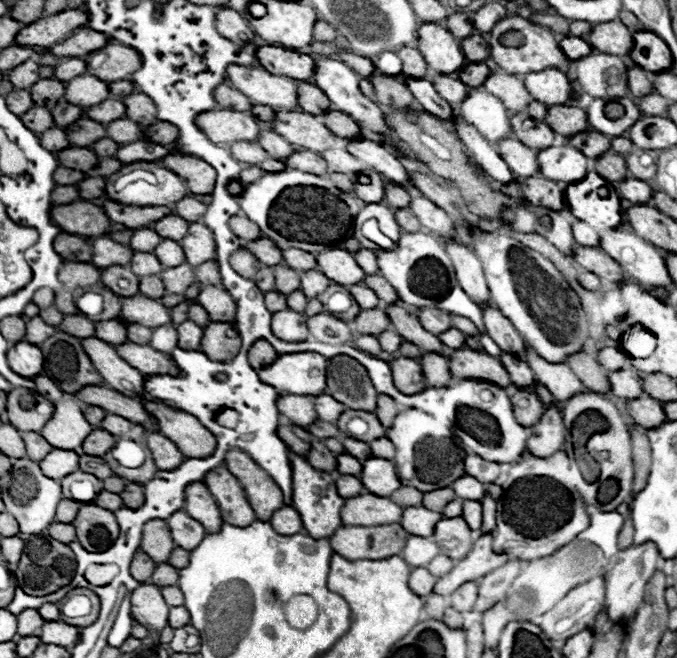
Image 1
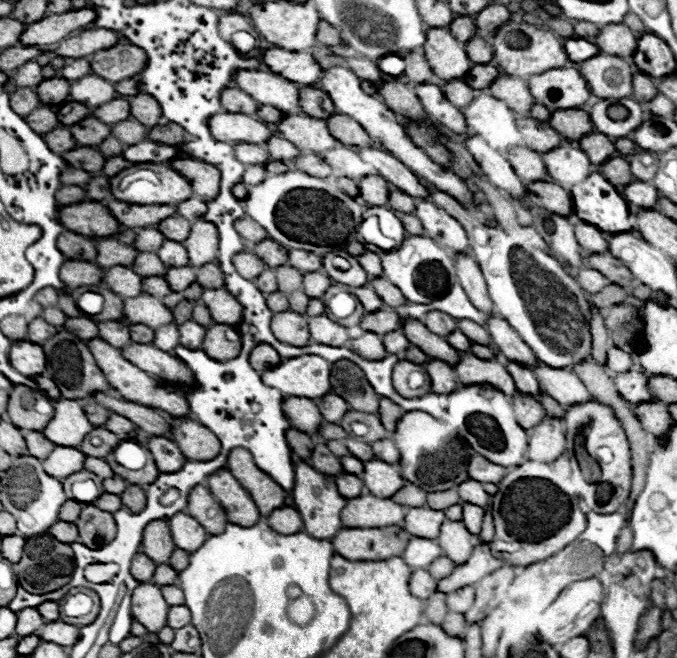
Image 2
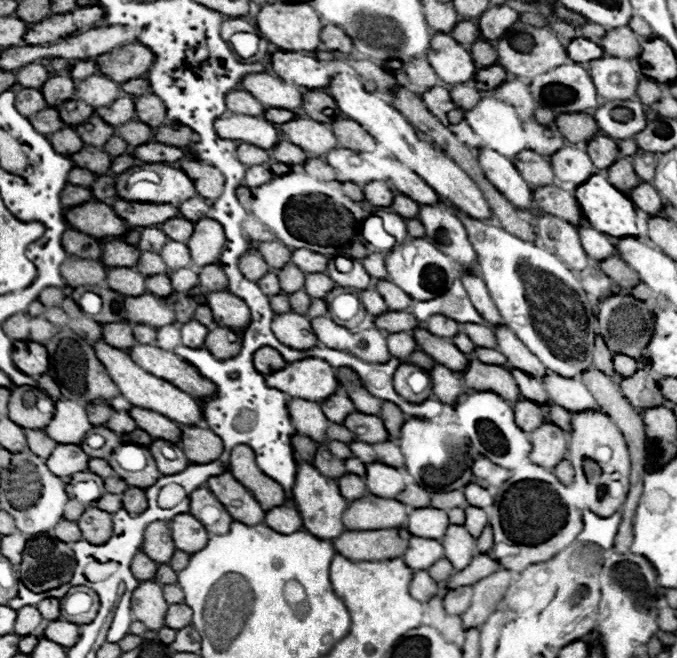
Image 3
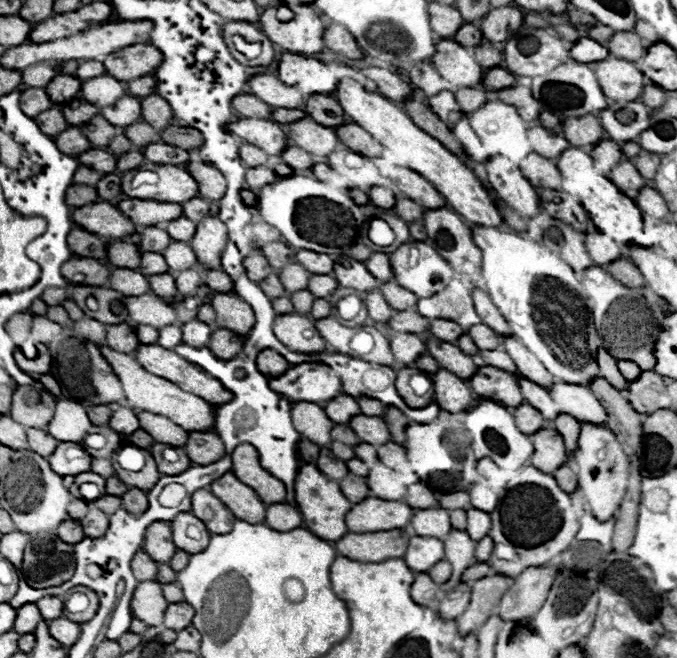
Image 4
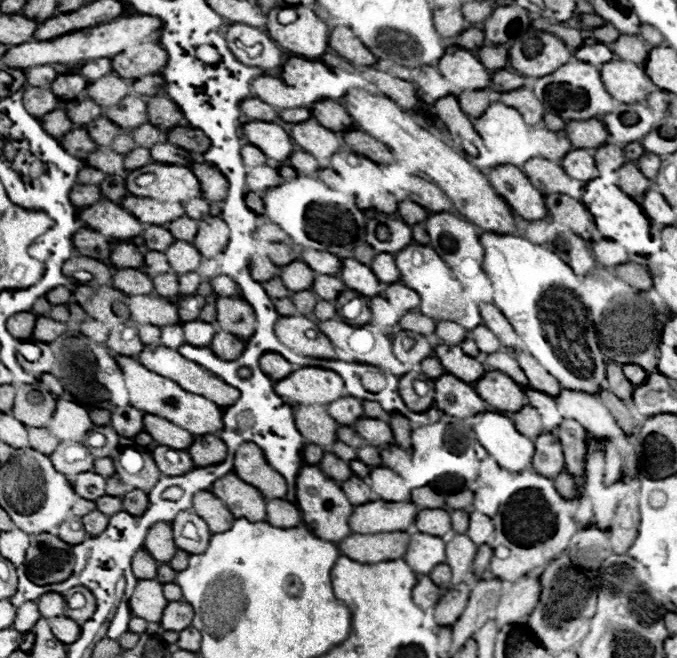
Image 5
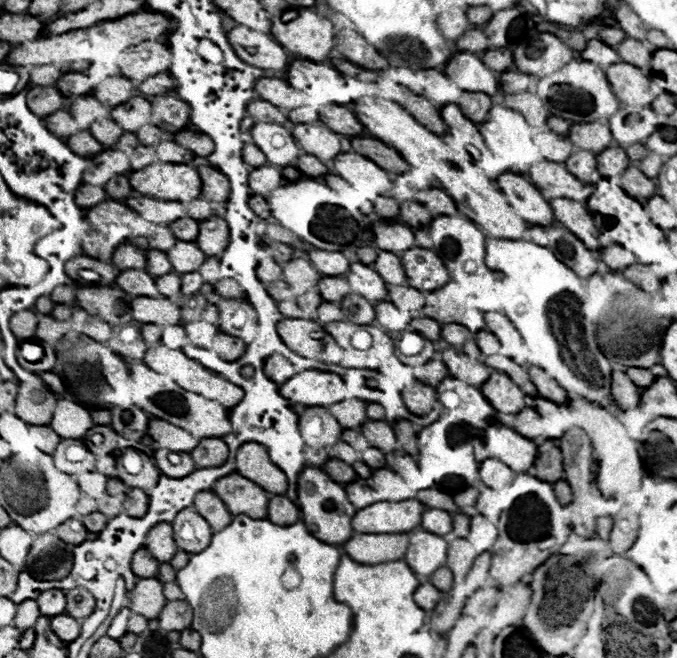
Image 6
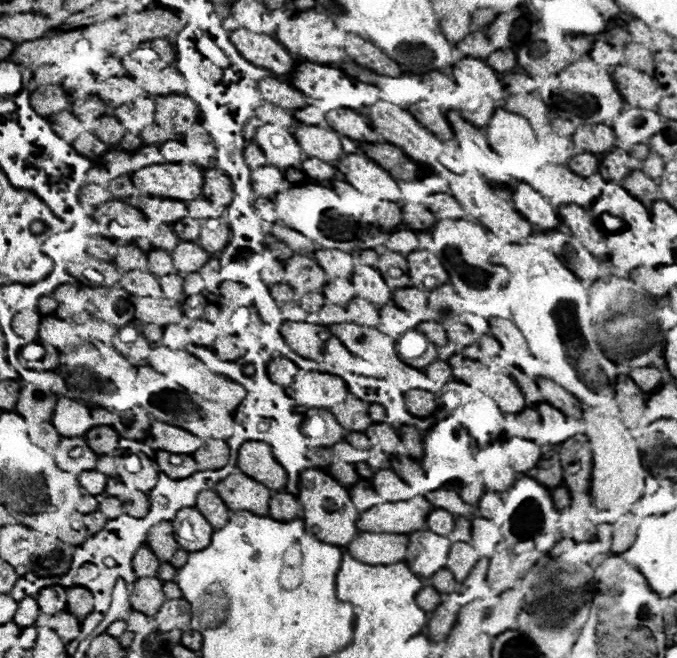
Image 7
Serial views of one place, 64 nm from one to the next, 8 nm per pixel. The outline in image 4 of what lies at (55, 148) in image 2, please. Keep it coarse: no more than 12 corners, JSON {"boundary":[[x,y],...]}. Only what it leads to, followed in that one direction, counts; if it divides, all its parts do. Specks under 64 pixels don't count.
{"boundary":[[68,126],[54,138],[60,152],[76,156],[92,144],[76,126]]}

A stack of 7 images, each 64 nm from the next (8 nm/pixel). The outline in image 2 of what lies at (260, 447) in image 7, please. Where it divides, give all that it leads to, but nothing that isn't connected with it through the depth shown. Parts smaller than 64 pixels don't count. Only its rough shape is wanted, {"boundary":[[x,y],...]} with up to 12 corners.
{"boundary":[[246,448],[226,468],[248,490],[262,518],[284,506],[284,490]]}

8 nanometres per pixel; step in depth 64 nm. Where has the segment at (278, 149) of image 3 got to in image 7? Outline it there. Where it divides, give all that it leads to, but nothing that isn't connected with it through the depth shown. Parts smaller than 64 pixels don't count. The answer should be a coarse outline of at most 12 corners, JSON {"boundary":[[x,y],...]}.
{"boundary":[[314,156],[300,168],[316,180],[332,180],[334,168]]}

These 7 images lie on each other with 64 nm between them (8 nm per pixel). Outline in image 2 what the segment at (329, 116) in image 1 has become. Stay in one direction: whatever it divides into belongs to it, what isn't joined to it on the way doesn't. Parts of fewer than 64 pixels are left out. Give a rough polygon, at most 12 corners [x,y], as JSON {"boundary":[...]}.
{"boundary":[[344,114],[326,120],[330,134],[348,146],[370,146],[362,126]]}

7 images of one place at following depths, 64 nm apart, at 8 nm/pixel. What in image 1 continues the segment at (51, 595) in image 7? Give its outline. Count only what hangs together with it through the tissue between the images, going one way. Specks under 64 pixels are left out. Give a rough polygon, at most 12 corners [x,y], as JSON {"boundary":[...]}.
{"boundary":[[42,604],[40,616],[46,622],[60,620],[60,610],[54,604]]}

